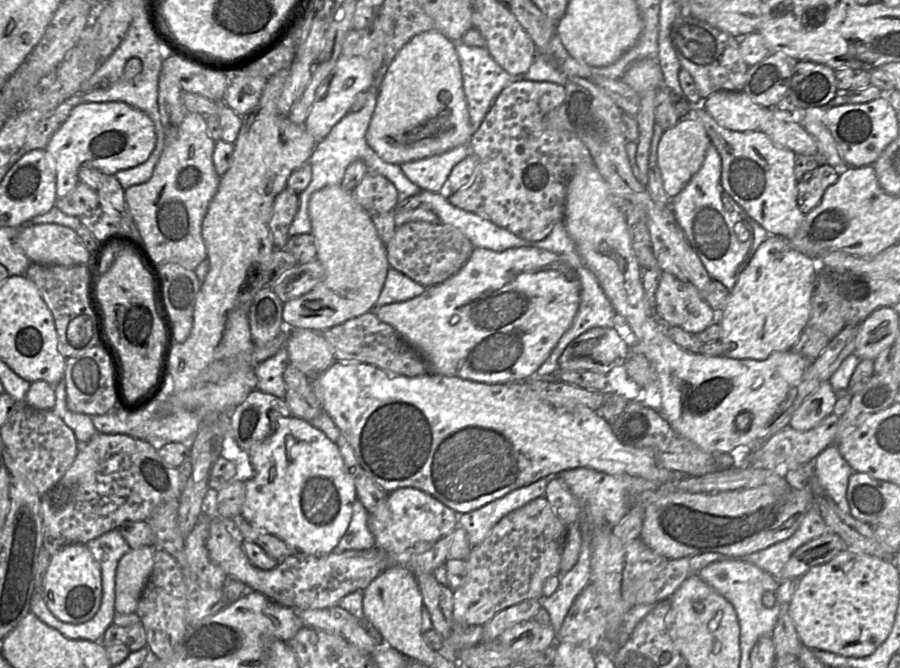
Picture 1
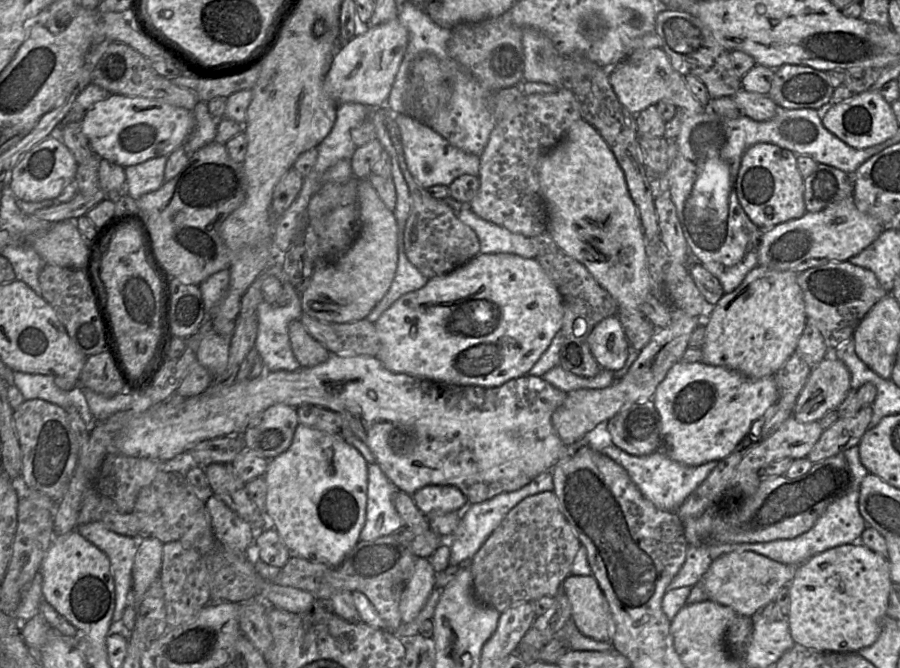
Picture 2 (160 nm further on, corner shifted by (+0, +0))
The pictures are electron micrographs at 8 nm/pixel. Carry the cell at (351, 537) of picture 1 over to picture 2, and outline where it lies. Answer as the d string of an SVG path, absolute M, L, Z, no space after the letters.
M376 463L368 464L366 519L360 541L375 541L404 529L393 503L397 491Z

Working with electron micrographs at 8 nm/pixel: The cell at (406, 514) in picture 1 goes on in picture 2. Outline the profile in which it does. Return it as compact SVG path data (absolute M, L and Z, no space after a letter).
M428 485L412 495L418 510L427 518L431 515L458 511L459 520L468 508L467 499L456 487L450 485Z

